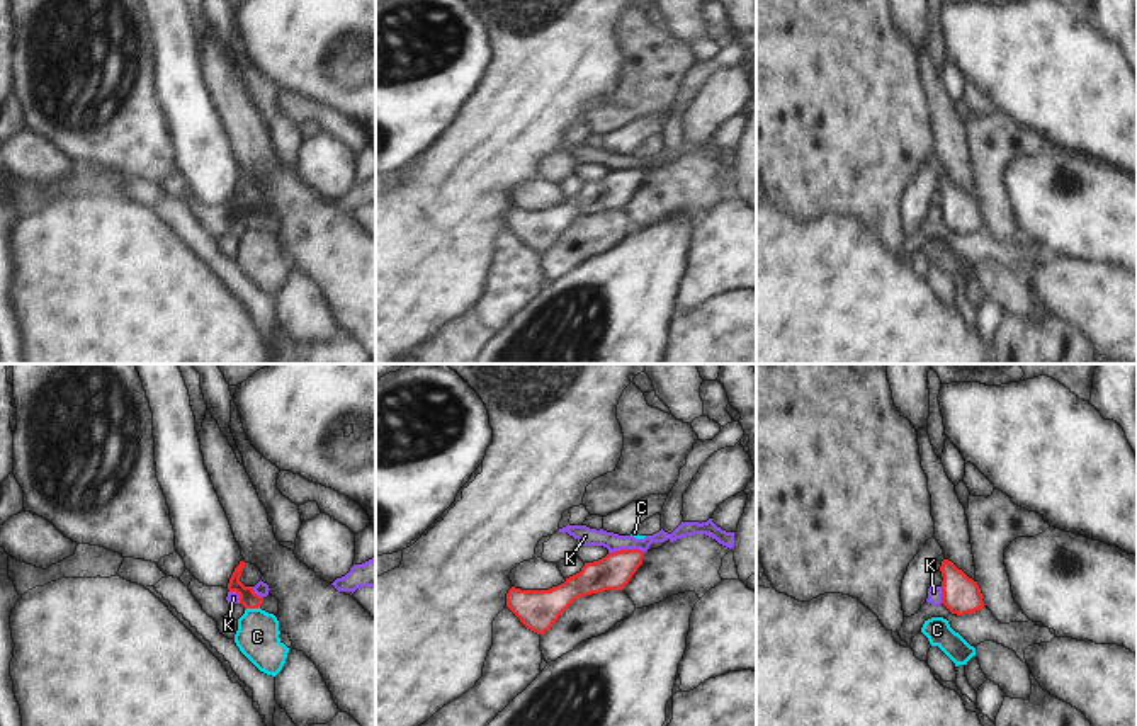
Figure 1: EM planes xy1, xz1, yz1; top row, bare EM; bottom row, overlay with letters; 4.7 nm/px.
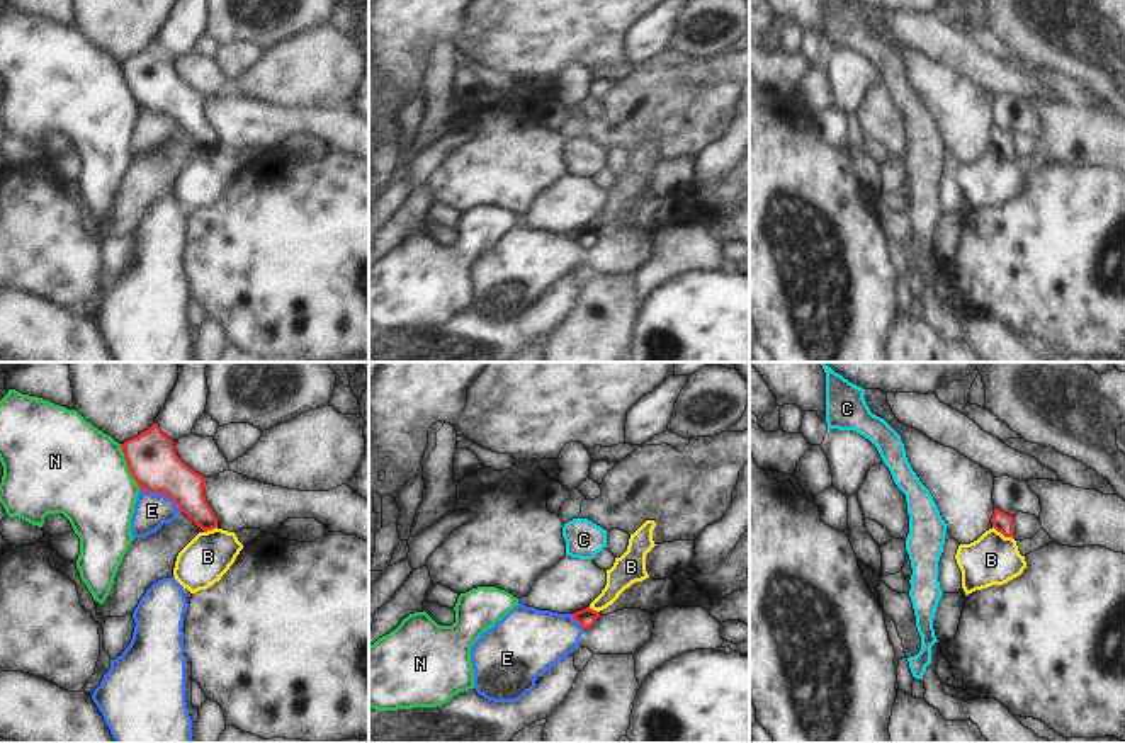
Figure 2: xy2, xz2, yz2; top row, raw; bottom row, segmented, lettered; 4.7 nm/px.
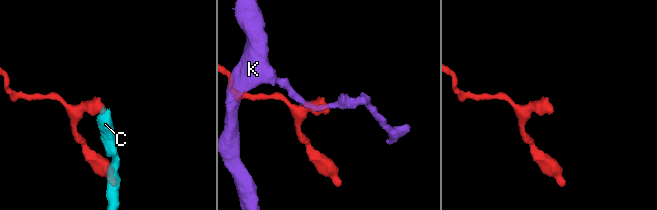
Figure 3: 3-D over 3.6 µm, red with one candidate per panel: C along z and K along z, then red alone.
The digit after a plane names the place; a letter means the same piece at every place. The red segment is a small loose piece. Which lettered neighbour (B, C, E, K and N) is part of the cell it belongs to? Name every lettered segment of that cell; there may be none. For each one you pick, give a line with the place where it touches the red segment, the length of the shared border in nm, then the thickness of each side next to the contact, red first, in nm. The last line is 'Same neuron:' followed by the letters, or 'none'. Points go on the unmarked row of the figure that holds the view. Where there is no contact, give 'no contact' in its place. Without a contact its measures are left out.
Same neuron: none

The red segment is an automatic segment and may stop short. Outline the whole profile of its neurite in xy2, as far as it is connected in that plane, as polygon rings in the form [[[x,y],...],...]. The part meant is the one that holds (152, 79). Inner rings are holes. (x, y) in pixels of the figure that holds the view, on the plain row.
[[[156,43],[121,63],[121,68],[139,109],[173,119],[204,151],[218,146],[218,136],[204,114],[207,97],[177,75],[173,60]]]

